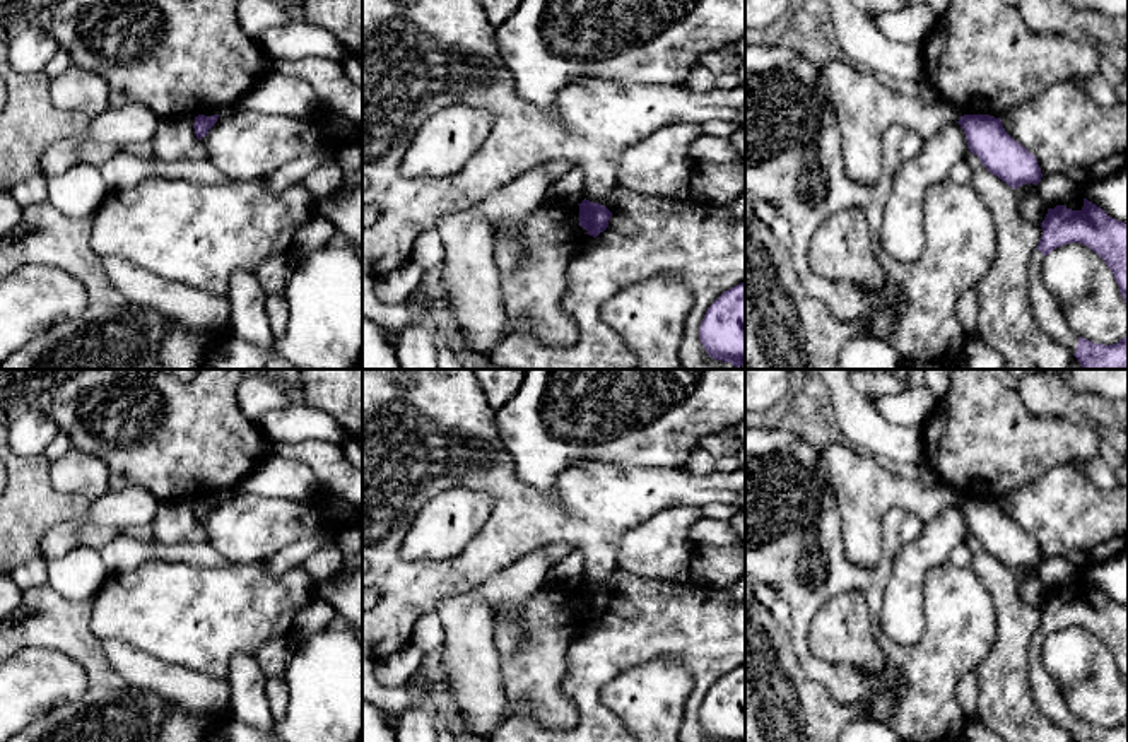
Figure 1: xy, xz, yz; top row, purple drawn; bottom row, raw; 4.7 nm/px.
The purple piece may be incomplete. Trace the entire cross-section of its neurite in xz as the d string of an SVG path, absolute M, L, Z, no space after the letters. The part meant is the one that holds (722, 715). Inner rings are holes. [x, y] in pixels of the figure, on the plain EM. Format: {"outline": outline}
{"outline": "M745 665L725 674L708 691L699 721L713 742L745 742Z"}

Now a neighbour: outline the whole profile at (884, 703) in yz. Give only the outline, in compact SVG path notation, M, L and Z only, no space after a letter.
M882 692L875 698L875 704L873 704L873 718L878 721L884 721L894 710L896 706L896 696L892 692Z

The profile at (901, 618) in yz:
M959 506L945 508L925 523L923 532L896 556L884 586L880 627L901 646L916 645L925 629L925 580L930 569L949 561L969 533Z

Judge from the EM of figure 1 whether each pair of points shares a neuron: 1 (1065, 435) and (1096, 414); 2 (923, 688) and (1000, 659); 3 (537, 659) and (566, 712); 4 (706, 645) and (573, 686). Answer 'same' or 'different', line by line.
1: different
2: different
3: same
4: same

